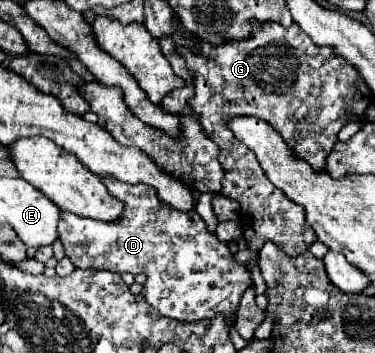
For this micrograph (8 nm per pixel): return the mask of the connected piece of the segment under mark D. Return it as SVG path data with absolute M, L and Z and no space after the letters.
M100 176L100 180L104 182L104 186L108 186L108 192L114 198L120 198L120 202L124 204L124 216L120 216L120 222L96 222L88 218L76 218L74 214L60 216L58 238L64 244L66 256L74 262L76 268L96 268L118 274L146 274L148 280L144 284L142 296L160 314L174 320L196 322L204 318L214 318L216 314L236 314L244 290L252 286L252 274L246 270L244 264L236 262L236 256L230 252L228 242L218 240L216 234L208 230L206 222L196 210L182 212L172 208L158 198L152 186L124 184L116 182L116 178L112 176Z

